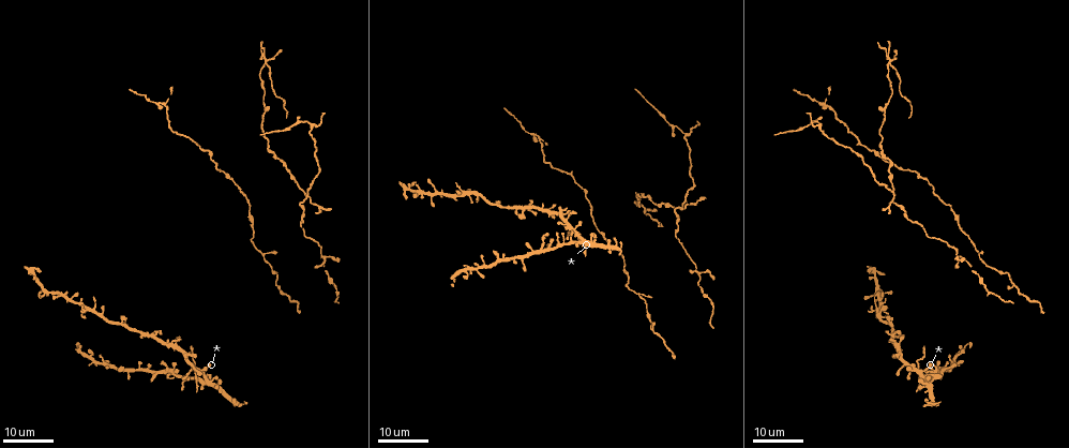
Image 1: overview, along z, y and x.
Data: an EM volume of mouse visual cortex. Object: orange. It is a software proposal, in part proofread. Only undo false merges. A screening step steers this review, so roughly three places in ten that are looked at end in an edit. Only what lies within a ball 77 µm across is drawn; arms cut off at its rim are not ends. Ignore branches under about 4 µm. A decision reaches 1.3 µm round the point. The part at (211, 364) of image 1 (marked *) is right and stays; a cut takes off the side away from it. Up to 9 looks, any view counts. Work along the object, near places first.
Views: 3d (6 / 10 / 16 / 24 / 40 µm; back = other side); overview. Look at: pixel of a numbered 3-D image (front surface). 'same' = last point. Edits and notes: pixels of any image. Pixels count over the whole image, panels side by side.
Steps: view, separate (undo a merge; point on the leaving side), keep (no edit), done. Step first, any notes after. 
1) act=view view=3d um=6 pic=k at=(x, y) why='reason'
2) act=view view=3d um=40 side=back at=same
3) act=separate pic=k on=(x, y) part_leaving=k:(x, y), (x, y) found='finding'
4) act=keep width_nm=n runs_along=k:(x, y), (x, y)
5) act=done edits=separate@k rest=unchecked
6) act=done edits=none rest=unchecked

act=view view=3d um=24 pic=1 at=(571, 238) why='sudden change in width'

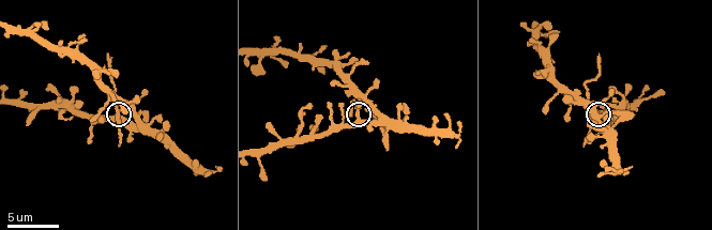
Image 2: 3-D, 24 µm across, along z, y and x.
act=view view=3d um=10 pic=2 at=(356, 119) why='zoom in'

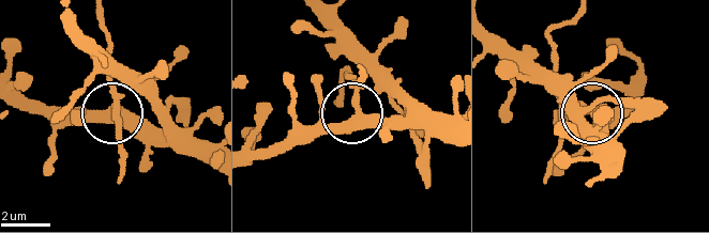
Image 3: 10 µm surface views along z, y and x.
act=separate pic=3 on=(112, 97) arms=3 found='a second cell is stuck on'

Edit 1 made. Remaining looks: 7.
act=view view=overview

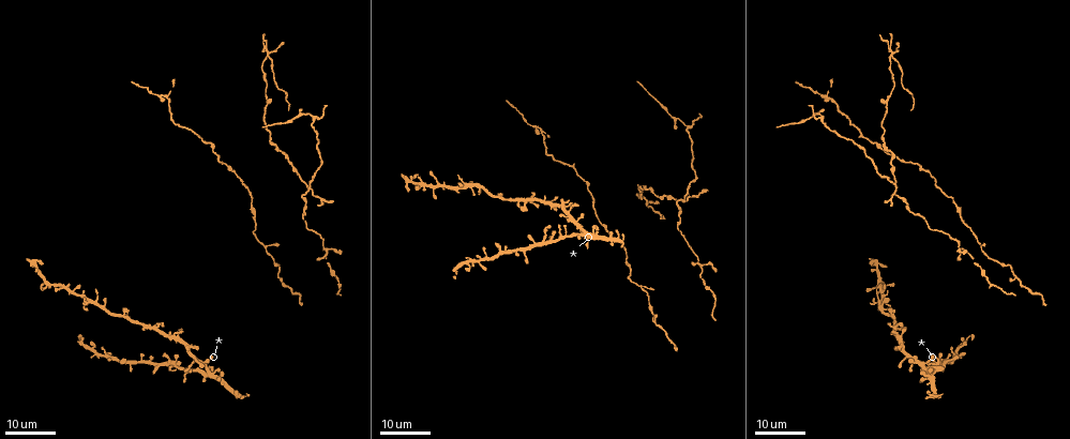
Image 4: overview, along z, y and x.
act=view view=3d um=16 pic=4 at=(897, 185) why='looks like a crossing'

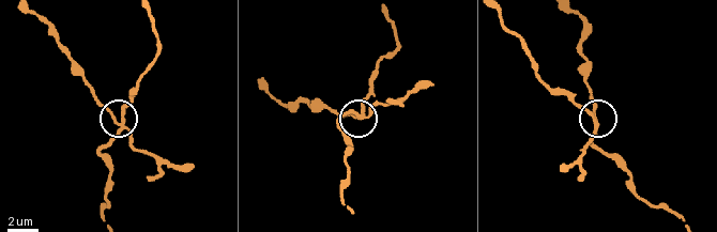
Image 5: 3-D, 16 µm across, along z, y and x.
act=view view=3d um=6 pic=5 at=(114, 117) why='closer look'

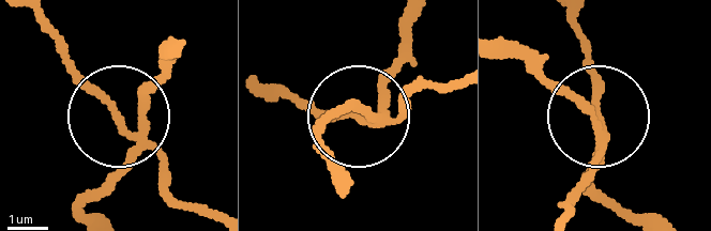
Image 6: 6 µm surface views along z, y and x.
act=separate pic=6 on=(97, 92) side_arm_um=39 part_leaving=6:(133, 132), (44, 22) found='two cells meet here'

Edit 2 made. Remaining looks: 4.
act=view view=overview why='see it whole again'

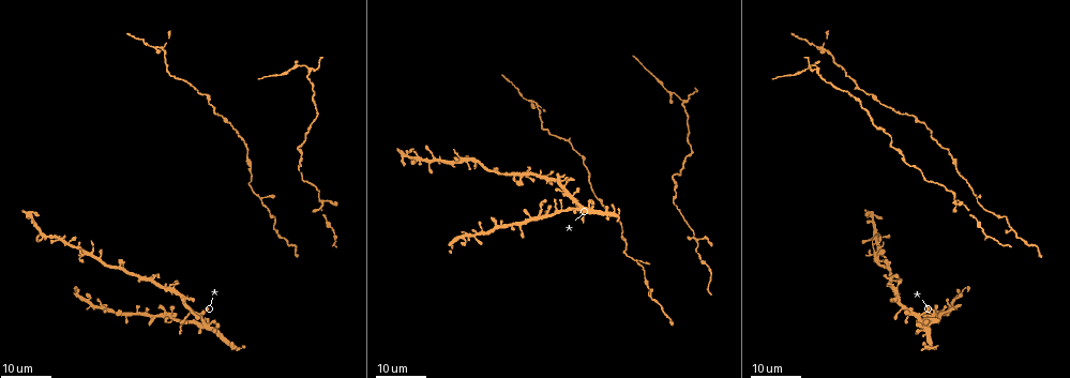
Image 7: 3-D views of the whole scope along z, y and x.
act=view view=3d um=24 pic=7 at=(307, 70) why='three arms meet'

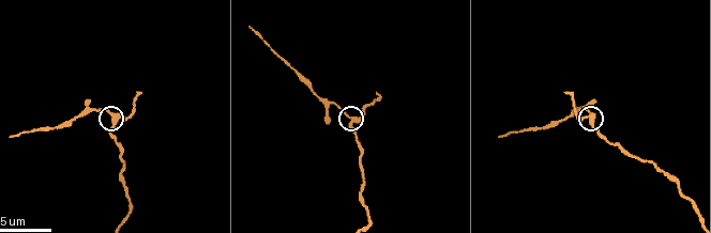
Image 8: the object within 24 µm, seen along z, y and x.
act=view view=3d um=10 pic=8 at=(115, 114)

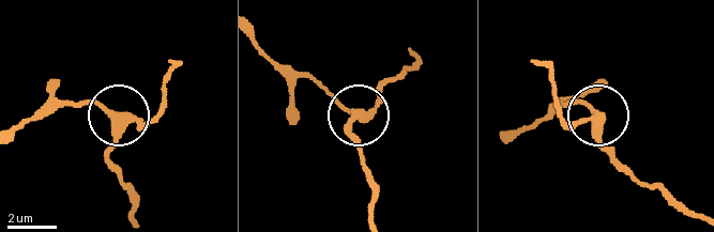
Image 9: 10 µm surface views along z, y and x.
act=keep runs_along=9:(371, 212), (371, 181), (350, 132), (383, 89), (399, 79) found='continuous, no second cell'

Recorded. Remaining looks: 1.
act=done edits=separate@3,separate@6 rest=unchecked

